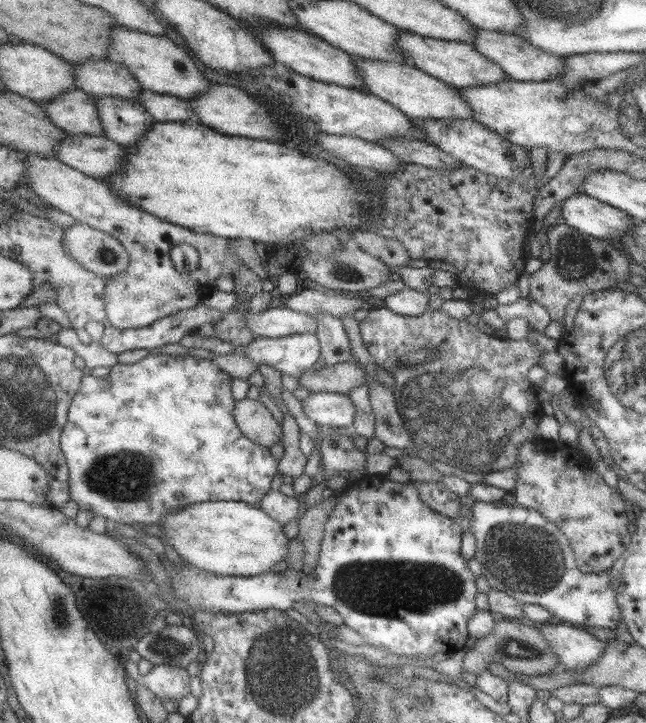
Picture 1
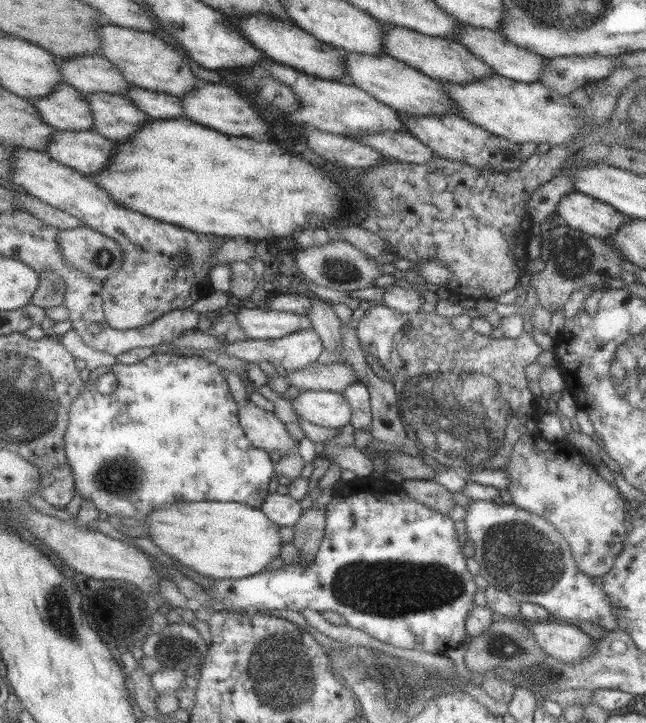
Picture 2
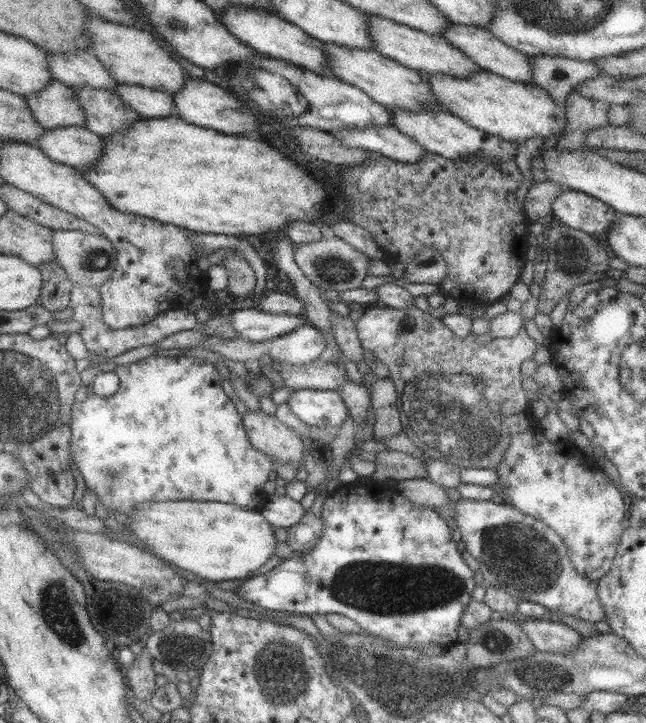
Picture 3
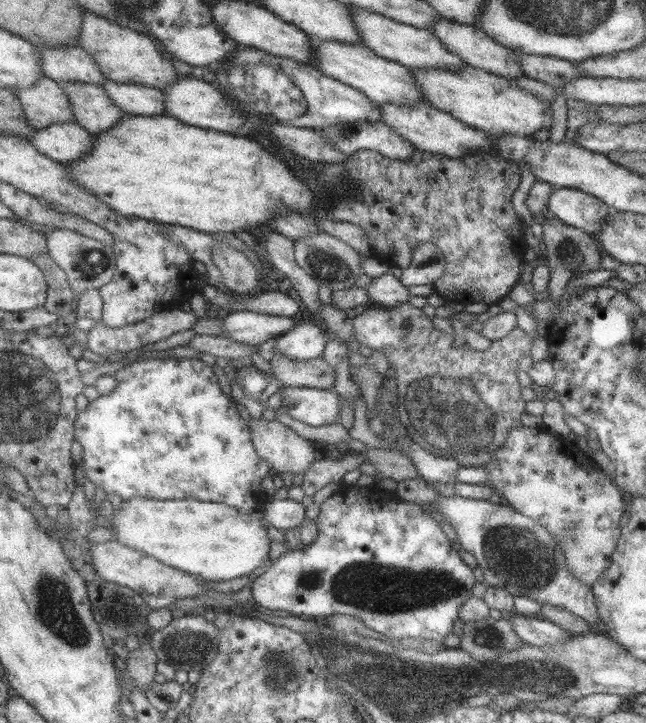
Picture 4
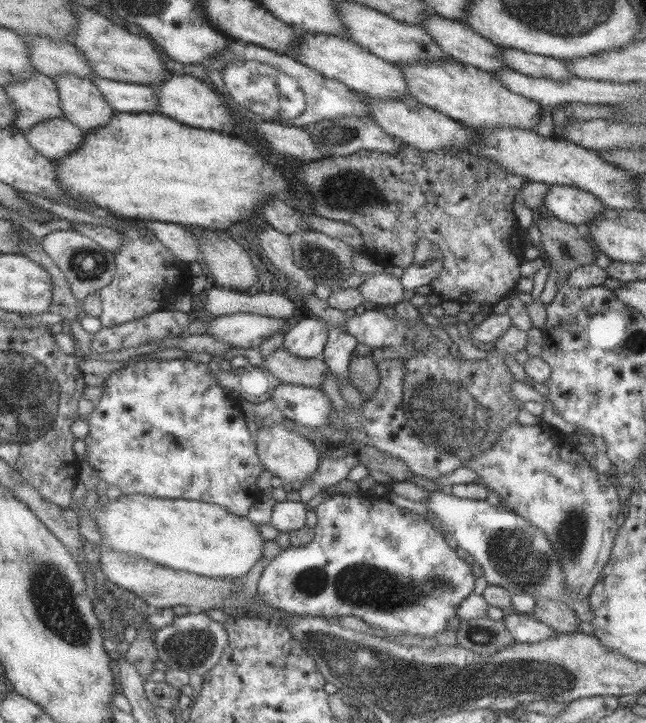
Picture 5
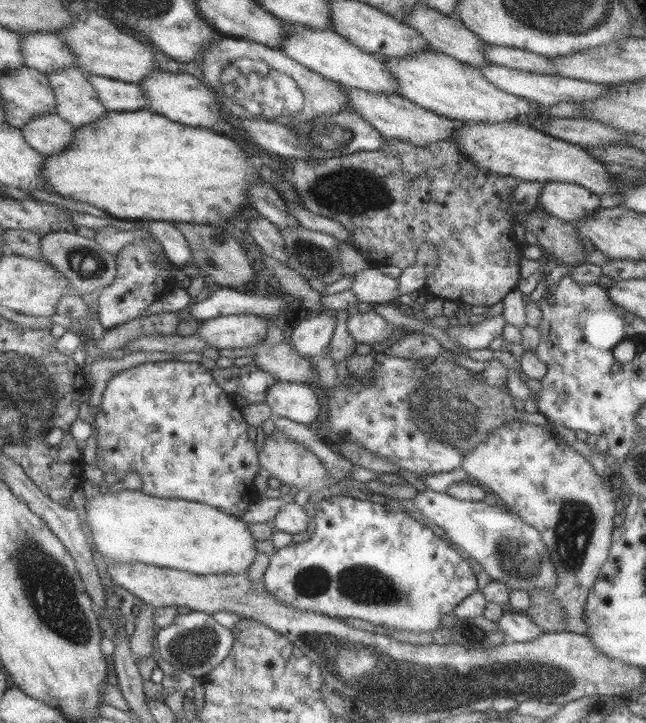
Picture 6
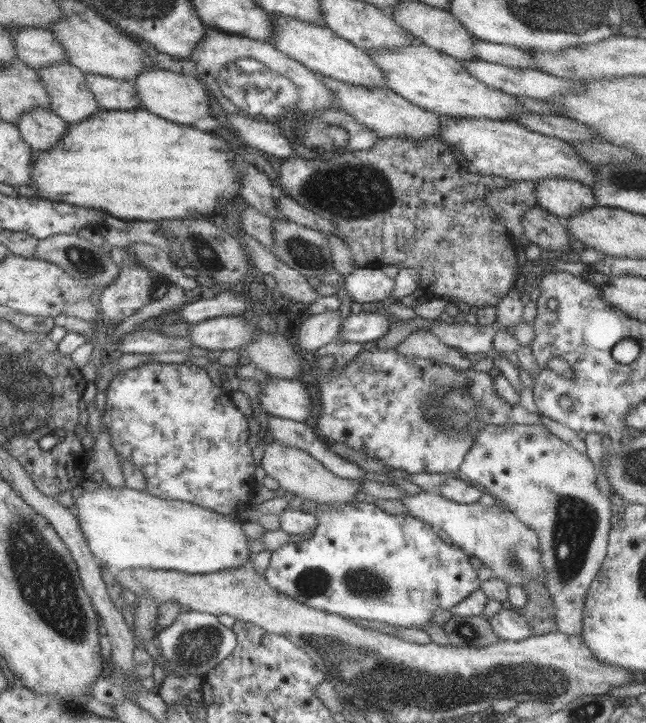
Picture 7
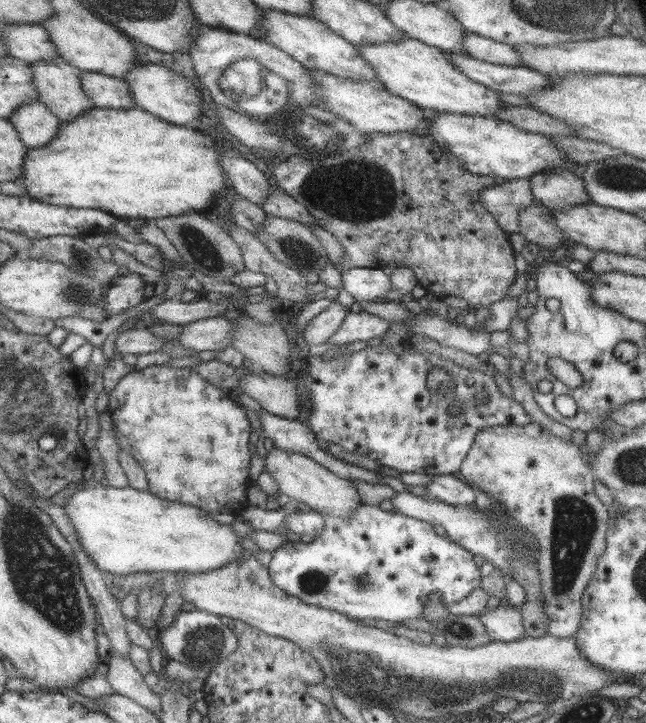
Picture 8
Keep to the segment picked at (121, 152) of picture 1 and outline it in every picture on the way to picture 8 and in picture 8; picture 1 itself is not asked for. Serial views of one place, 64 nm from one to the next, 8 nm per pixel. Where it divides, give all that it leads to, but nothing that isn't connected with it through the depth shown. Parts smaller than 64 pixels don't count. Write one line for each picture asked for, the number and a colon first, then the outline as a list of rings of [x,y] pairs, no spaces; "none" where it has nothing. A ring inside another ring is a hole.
2: [[[57,130],[45,144],[45,154],[85,176],[101,172],[113,156],[113,142],[93,130]]]
3: [[[75,124],[41,132],[35,146],[57,164],[67,164],[79,172],[101,156],[103,138]]]
4: [[[55,122],[45,128],[35,128],[29,142],[43,156],[67,164],[89,152],[93,136],[75,122]]]
5: [[[51,118],[41,120],[39,124],[33,124],[31,128],[23,130],[25,140],[49,160],[59,160],[69,156],[73,150],[81,146],[83,130],[73,126],[69,120],[63,118]]]
6: [[[39,114],[21,126],[25,142],[35,148],[35,152],[49,156],[65,150],[73,140],[75,128],[65,122],[59,114]]]
7: [[[35,106],[19,116],[15,122],[21,138],[29,148],[33,150],[49,150],[55,148],[57,142],[65,136],[67,132],[67,122],[61,120],[57,114],[53,114],[45,106]]]
8: [[[29,100],[17,106],[7,118],[19,134],[19,140],[29,148],[39,148],[51,142],[59,130],[59,118],[49,112],[49,108],[37,100]]]

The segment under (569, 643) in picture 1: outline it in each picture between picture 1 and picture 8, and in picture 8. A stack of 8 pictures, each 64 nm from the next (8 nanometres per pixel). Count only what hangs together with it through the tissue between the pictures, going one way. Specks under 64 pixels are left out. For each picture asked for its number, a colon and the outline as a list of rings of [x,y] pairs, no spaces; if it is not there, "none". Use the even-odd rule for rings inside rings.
2: [[[557,620],[525,622],[537,646],[551,658],[561,662],[577,662],[595,648],[595,640],[571,624]]]
3: [[[521,618],[517,624],[521,632],[531,640],[533,648],[539,652],[567,652],[577,648],[583,640],[581,634],[561,622]]]
4: [[[513,616],[511,620],[513,632],[521,638],[525,646],[549,646],[559,644],[561,640],[569,638],[571,634],[561,630],[557,624],[547,620],[539,620],[537,616]]]
5: [[[509,614],[501,618],[507,632],[511,634],[513,642],[519,644],[535,644],[541,642],[553,634],[557,634],[553,628],[547,628],[547,624],[541,624],[539,620],[535,620],[531,614]]]
6: [[[509,608],[503,610],[501,618],[495,624],[497,624],[497,630],[511,642],[527,642],[543,634],[539,626],[529,620],[529,616],[525,616],[523,612],[509,610]]]
7: [[[503,606],[487,622],[499,640],[519,642],[519,640],[525,640],[531,636],[531,630],[529,630],[529,624],[525,622],[525,618],[519,614],[519,610],[511,608],[511,606]]]
8: [[[501,602],[497,608],[491,608],[491,610],[485,608],[477,616],[485,626],[485,632],[491,638],[491,642],[513,642],[525,636],[523,616],[519,608],[513,608],[505,602]]]

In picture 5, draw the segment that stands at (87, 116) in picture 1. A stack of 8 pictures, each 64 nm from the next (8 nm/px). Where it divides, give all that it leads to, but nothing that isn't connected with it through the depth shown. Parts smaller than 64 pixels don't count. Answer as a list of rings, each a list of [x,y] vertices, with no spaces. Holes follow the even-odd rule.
[[[33,70],[31,76],[25,76],[23,80],[13,80],[11,84],[5,84],[1,88],[9,102],[13,102],[13,126],[21,132],[31,128],[33,124],[39,124],[41,120],[63,118],[57,86],[49,76],[41,72]]]

